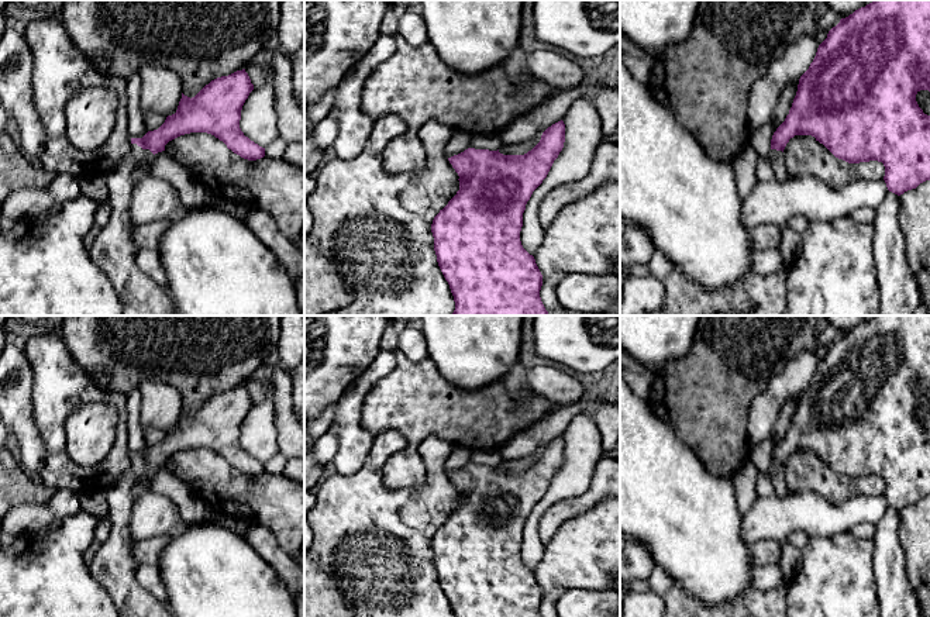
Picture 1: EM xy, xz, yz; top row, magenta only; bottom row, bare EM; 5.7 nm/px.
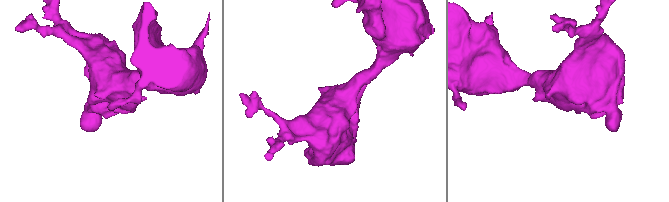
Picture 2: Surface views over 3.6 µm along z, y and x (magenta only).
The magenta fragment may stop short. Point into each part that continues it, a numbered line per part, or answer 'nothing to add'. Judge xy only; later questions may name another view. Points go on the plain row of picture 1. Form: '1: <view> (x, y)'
1: xy (113, 566)

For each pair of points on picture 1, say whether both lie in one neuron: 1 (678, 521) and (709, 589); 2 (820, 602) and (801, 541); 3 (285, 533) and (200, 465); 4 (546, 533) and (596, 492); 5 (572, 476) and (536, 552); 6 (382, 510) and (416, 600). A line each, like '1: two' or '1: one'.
1: one
2: two
3: one
4: one
5: one
6: one

